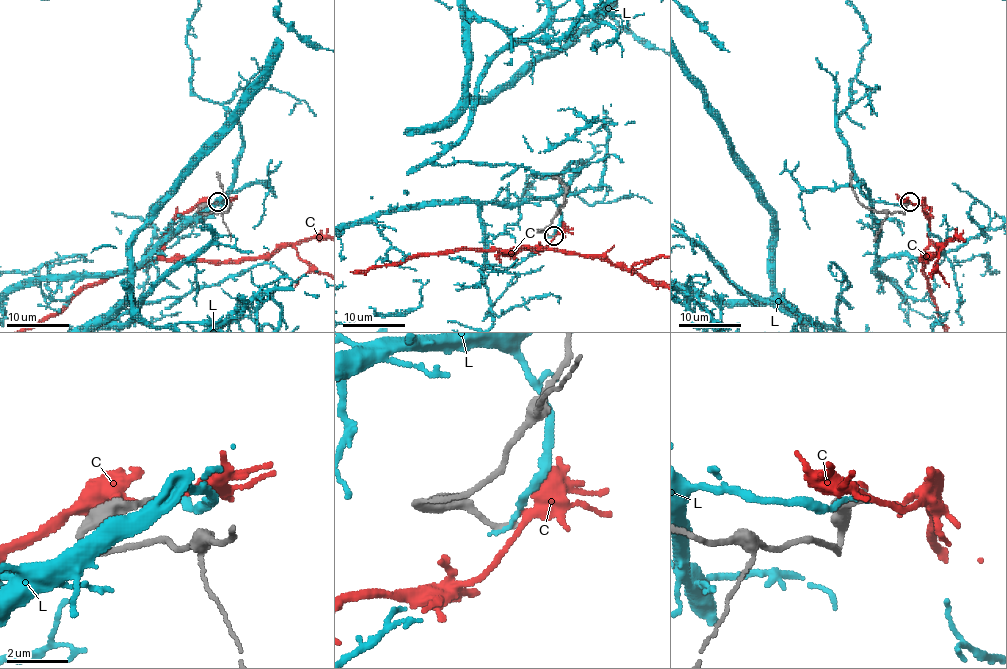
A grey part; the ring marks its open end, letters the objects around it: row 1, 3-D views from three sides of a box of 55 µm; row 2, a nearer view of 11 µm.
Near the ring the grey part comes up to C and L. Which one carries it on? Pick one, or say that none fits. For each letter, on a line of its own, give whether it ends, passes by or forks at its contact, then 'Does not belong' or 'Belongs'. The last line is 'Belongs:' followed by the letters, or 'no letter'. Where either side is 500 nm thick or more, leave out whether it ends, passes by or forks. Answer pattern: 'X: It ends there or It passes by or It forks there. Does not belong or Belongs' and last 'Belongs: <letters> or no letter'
C: It passes by. Does not belong
L: It ends there. Does not belong
Belongs: no letter

